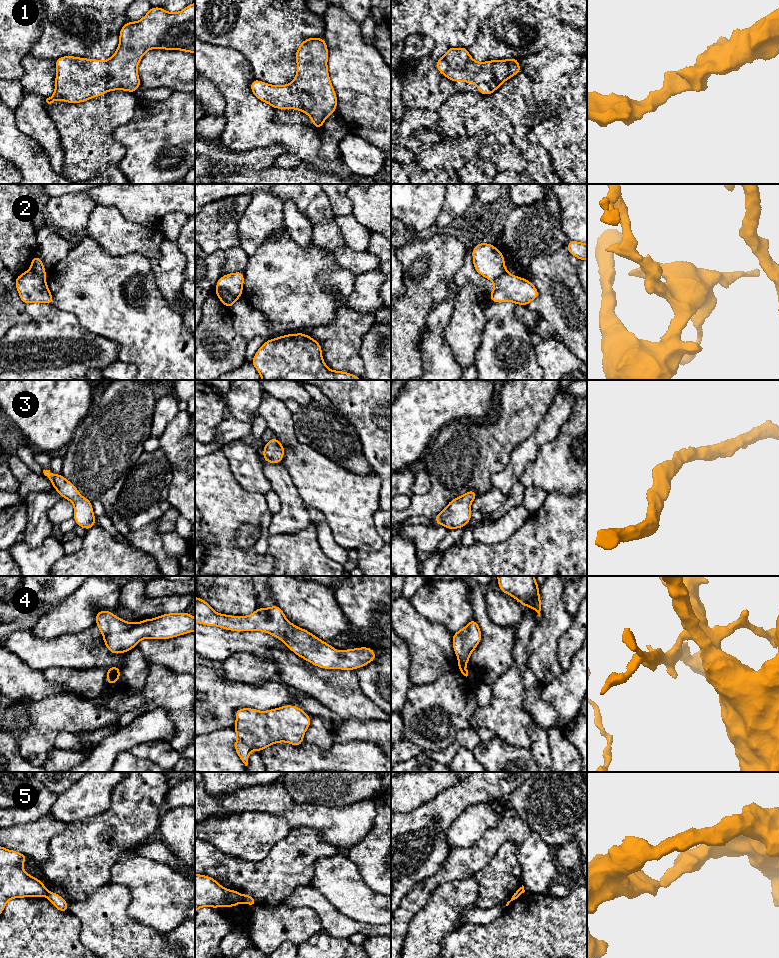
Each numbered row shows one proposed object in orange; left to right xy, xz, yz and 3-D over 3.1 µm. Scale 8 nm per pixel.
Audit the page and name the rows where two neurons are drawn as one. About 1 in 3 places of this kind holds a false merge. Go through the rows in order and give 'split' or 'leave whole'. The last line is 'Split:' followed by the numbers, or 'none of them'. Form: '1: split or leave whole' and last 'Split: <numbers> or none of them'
1: leave whole
2: split
3: leave whole
4: leave whole
5: split
Split: 2, 5

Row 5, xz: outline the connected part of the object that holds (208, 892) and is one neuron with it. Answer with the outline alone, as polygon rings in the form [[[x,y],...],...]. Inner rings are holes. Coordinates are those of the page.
[[[195,874],[195,913],[200,907],[234,907],[243,902],[236,890],[222,887],[207,875]]]

